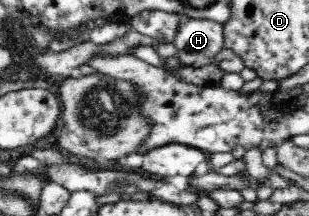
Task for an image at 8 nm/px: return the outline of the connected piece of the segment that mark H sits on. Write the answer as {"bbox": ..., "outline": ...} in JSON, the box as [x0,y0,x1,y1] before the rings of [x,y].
{"bbox":[173,16,223,67],"outline":[[[183,16],[173,38],[182,64],[203,67],[213,63],[213,56],[223,49],[223,25],[207,19]]]}

